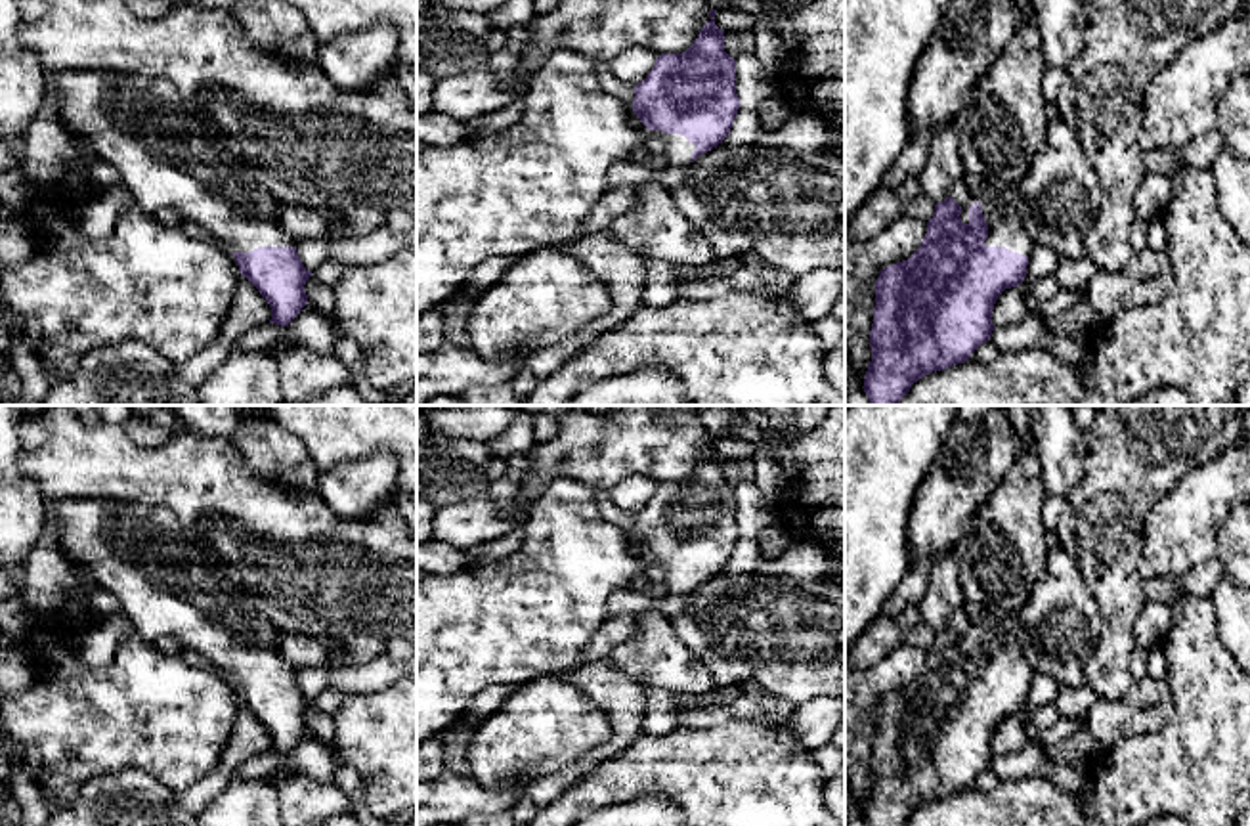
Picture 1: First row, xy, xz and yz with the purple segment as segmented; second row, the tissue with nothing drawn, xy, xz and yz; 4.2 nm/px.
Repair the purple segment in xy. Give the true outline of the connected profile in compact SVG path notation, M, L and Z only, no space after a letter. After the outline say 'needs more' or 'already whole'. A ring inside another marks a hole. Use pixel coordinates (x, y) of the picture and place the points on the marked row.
M50 71L46 88L57 94L65 130L82 136L119 172L120 184L143 210L153 214L162 206L176 208L235 256L241 275L269 304L269 323L285 327L302 312L308 304L304 285L312 272L304 268L294 239L277 222L277 203L269 214L193 216L191 191L210 172L214 143L208 124L185 105L172 82L119 71Z; needs more

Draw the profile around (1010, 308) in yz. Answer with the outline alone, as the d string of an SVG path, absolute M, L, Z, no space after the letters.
M1011 287L998 296L992 310L992 323L994 327L1009 327L1023 321L1028 314L1024 293L1019 287Z

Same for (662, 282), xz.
M661 258L646 260L644 306L661 308L680 298L679 285L692 279L682 277L675 266L677 264Z

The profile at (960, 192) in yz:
M956 180L952 189L950 189L950 197L961 206L961 222L969 224L969 206L979 203L979 197L975 197L971 193L971 189L965 185L963 180Z

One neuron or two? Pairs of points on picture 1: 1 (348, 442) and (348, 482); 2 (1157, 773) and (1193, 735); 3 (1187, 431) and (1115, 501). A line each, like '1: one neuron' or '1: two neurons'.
1: two neurons
2: one neuron
3: one neuron

